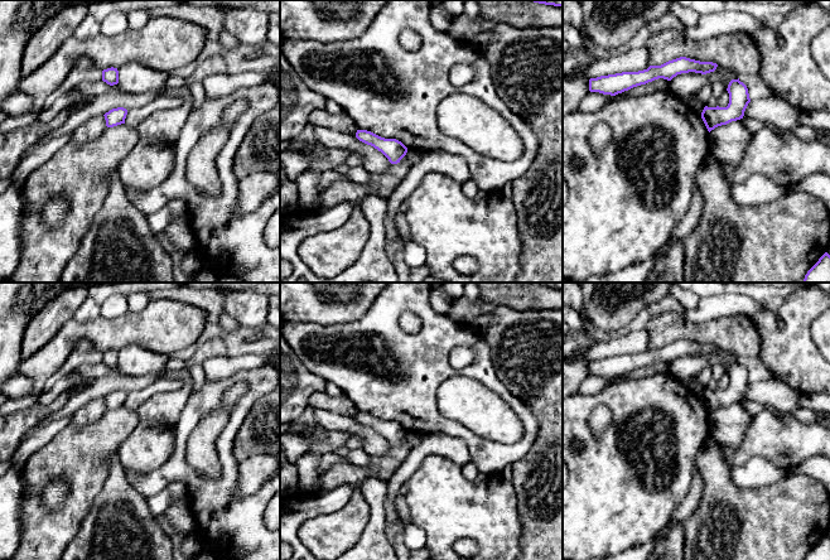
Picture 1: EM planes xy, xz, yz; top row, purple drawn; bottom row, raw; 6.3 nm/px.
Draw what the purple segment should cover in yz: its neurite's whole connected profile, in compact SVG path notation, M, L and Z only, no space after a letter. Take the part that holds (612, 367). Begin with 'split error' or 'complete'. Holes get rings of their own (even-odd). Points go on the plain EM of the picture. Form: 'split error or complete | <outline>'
complete | M680 339L661 348L650 348L647 352L638 354L622 354L590 361L589 373L616 378L658 361L671 363L677 357L689 354L706 357L714 354L716 349L718 347L713 344L700 344L686 339Z

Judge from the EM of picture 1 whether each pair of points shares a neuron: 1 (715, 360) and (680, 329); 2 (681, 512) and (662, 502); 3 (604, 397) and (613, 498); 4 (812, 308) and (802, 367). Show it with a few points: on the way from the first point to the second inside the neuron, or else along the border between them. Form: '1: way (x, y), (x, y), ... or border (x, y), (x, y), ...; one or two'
1: border (718, 347), (730, 351), (739, 357); two
2: border (691, 484), (671, 521), (657, 534); two
3: way (583, 416), (583, 434), (597, 464), (604, 472); one
4: way (801, 323), (801, 352); one

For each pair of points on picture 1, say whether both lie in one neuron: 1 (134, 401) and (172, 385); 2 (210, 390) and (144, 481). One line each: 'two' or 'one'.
1: one
2: one

